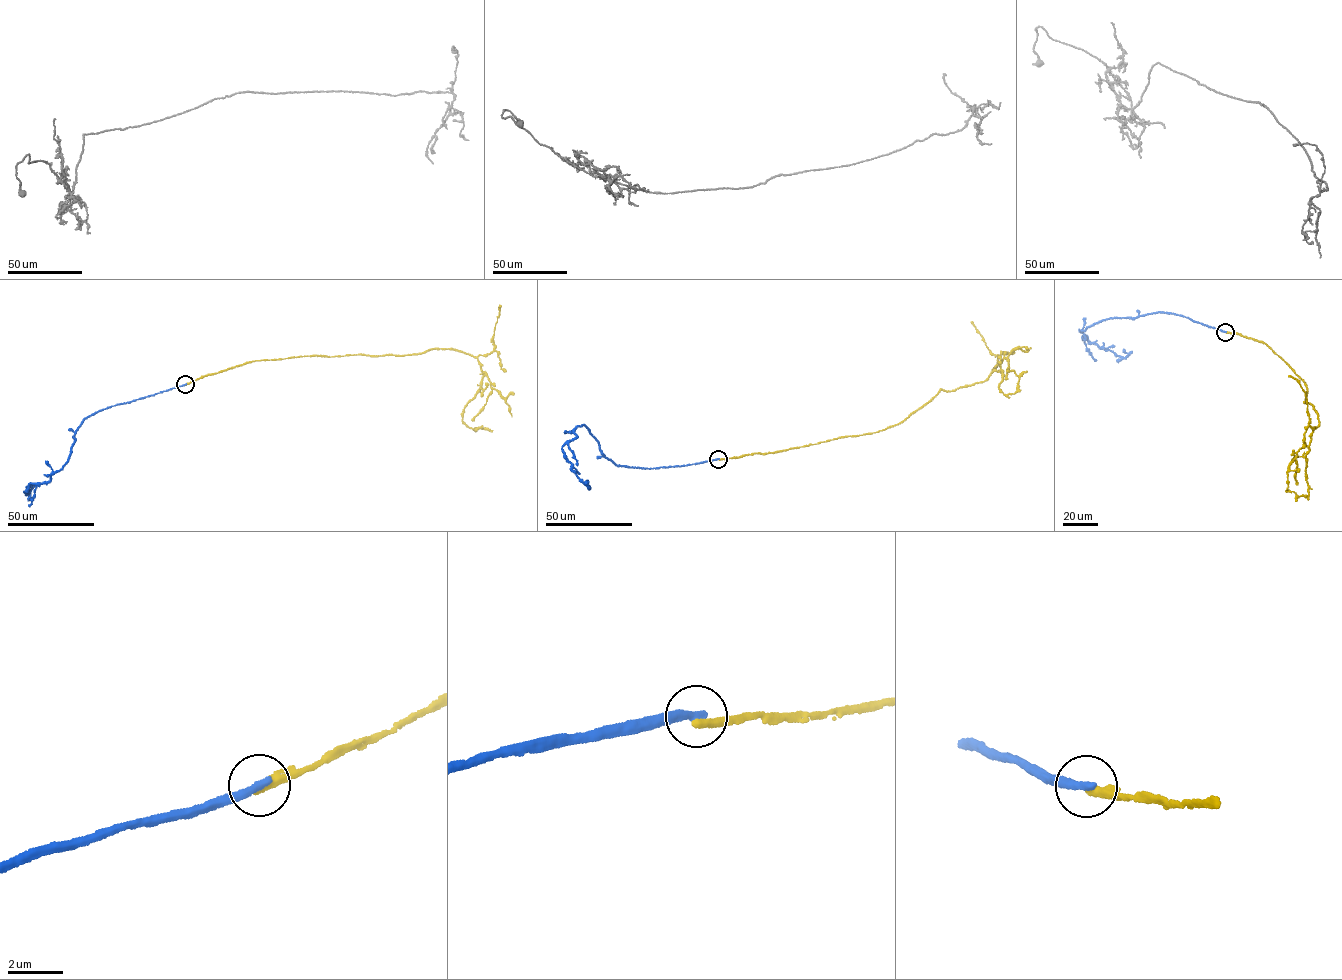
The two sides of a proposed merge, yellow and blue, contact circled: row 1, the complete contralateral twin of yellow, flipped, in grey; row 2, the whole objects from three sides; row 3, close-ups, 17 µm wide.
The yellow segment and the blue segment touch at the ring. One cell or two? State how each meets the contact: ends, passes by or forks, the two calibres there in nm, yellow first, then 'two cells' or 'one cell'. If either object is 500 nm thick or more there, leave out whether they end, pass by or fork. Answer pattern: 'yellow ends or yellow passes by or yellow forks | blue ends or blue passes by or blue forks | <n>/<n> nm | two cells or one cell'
yellow ends | blue ends | 340/340 nm | two cells

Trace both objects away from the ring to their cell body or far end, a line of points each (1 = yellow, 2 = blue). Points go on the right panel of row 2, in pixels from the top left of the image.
1: (1225, 332), (1270, 347), (1303, 380), (1304, 402), (1317, 412), (1319, 423), (1305, 457), (1309, 494), (1286, 491)
2: (1225, 332), (1158, 312), (1112, 317), (1081, 330), (1084, 338), (1099, 347), (1123, 357), (1125, 350)

